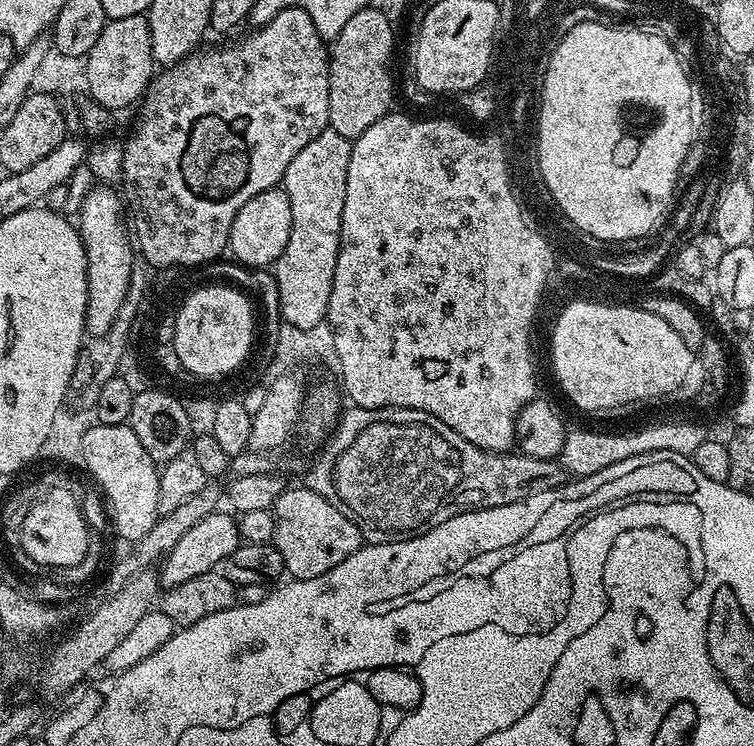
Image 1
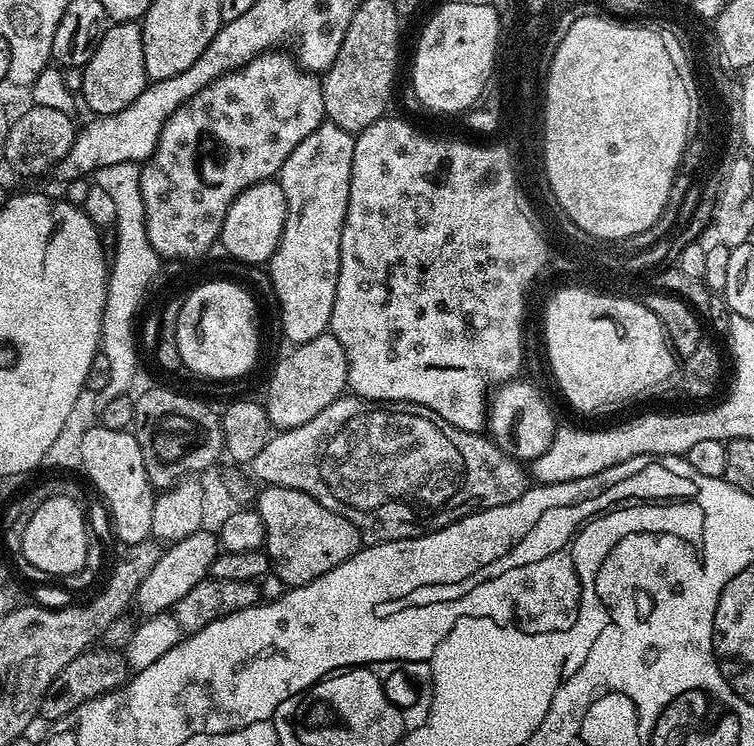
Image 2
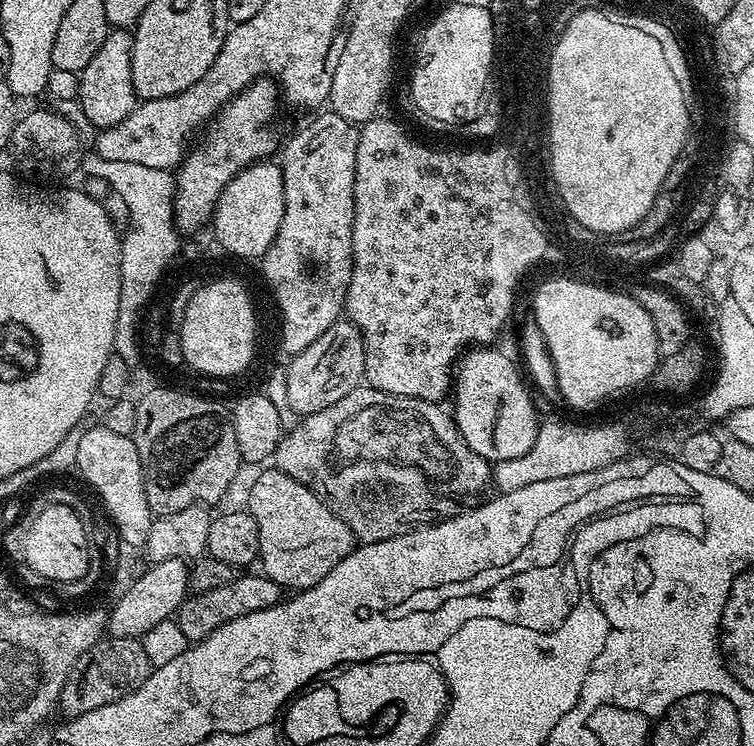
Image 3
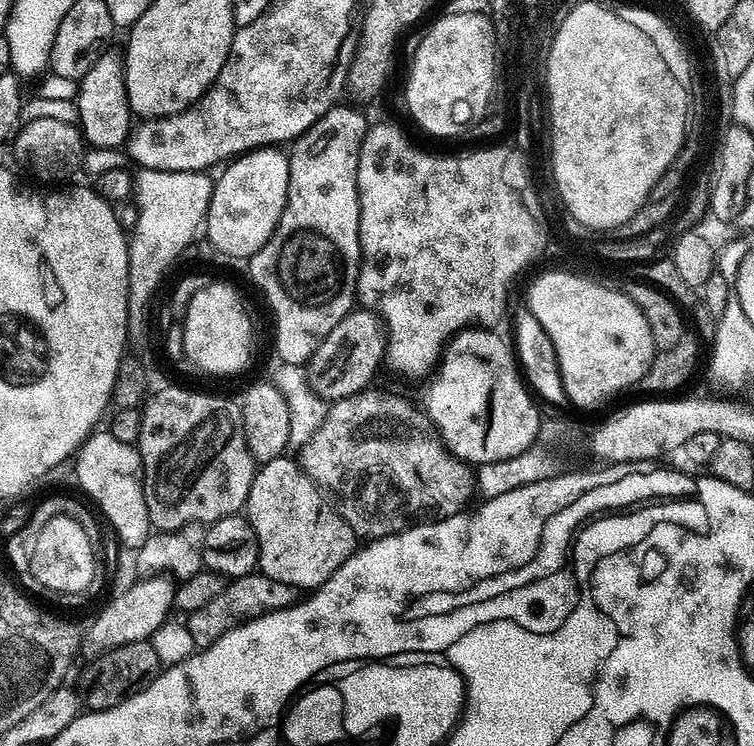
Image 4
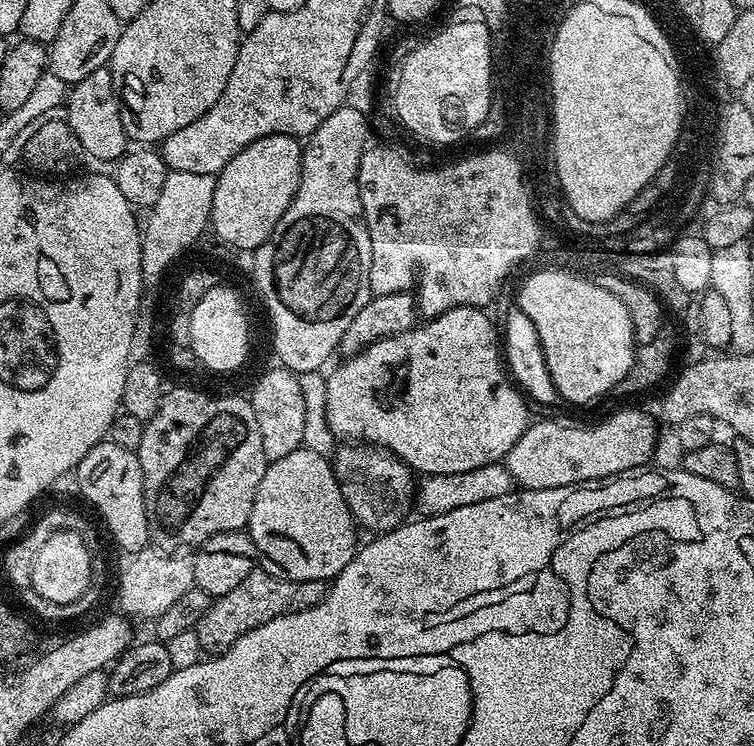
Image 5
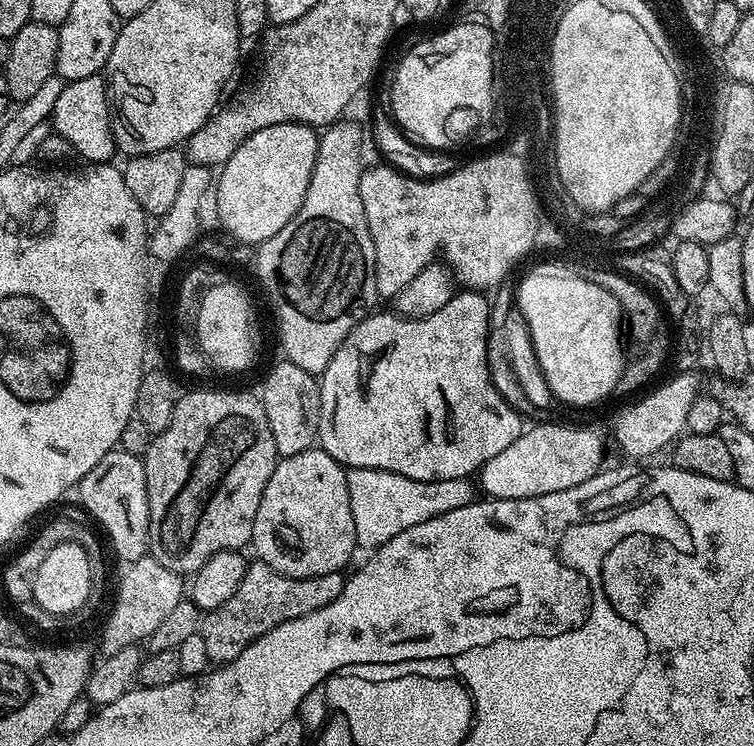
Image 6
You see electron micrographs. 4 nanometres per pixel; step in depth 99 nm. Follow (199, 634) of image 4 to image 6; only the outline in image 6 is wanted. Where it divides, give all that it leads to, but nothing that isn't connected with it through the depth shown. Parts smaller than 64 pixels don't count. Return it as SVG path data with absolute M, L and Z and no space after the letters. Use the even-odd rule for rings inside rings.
M249 563L234 595L203 617L199 632L206 642L209 661L216 666L234 662L234 658L238 658L250 642L262 638L262 634L274 630L274 626L282 626L282 622L290 622L294 618L314 614L314 610L322 610L322 606L330 606L330 602L342 594L345 579L343 571L310 578L290 578L265 564Z

